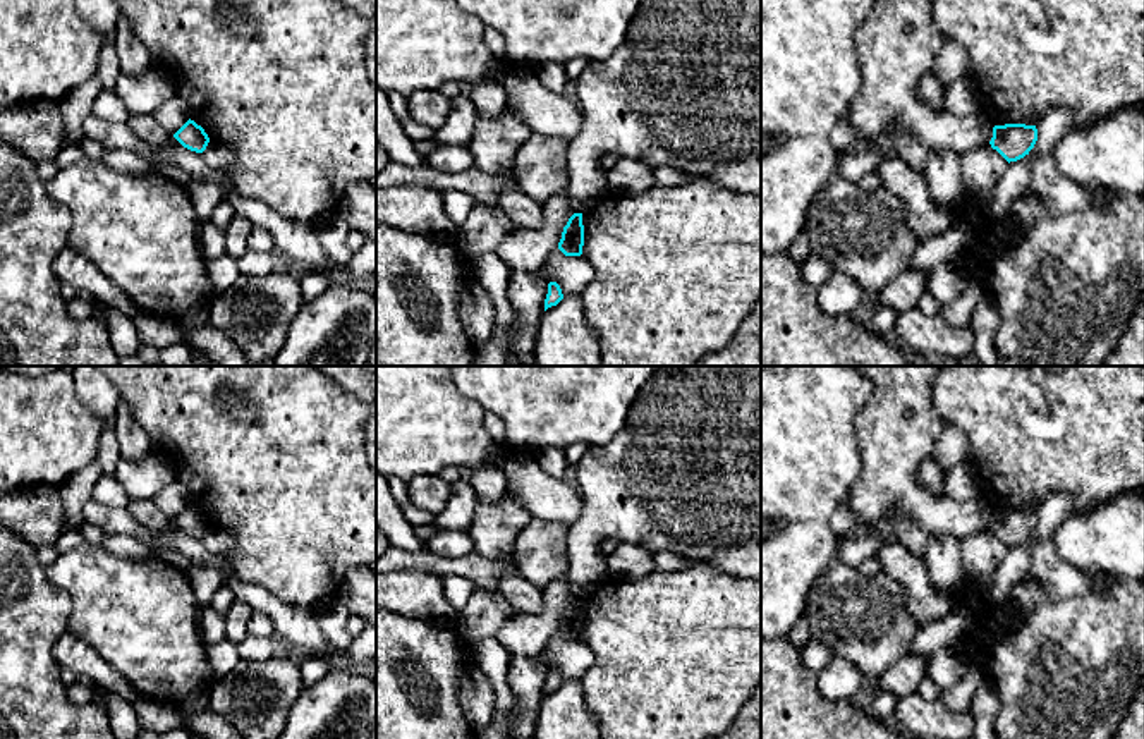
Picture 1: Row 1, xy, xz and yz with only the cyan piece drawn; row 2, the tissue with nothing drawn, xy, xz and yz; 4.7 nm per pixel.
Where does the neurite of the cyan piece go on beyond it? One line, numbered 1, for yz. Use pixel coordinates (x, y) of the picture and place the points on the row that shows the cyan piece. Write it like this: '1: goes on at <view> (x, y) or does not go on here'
1: does not go on here

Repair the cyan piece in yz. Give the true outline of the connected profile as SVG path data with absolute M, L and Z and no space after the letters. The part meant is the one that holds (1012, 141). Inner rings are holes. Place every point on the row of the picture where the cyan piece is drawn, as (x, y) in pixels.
M1005 124L993 127L993 137L989 144L1010 163L1029 155L1036 141L1038 141L1036 125Z

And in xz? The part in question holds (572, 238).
M574 213L567 225L563 227L562 239L558 242L558 249L565 256L581 256L584 246L584 225L582 213Z

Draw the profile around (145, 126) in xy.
M131 113L125 125L153 148L167 148L172 139L151 113Z

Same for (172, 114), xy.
M179 95L172 96L160 107L156 120L163 131L173 136L189 120L186 101Z

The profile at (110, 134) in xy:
M89 113L81 125L82 137L100 143L106 150L125 150L143 158L155 158L179 167L194 180L215 180L234 196L234 187L223 170L206 165L201 153L184 148L173 136L167 148L153 148L136 136L125 122L112 122Z

